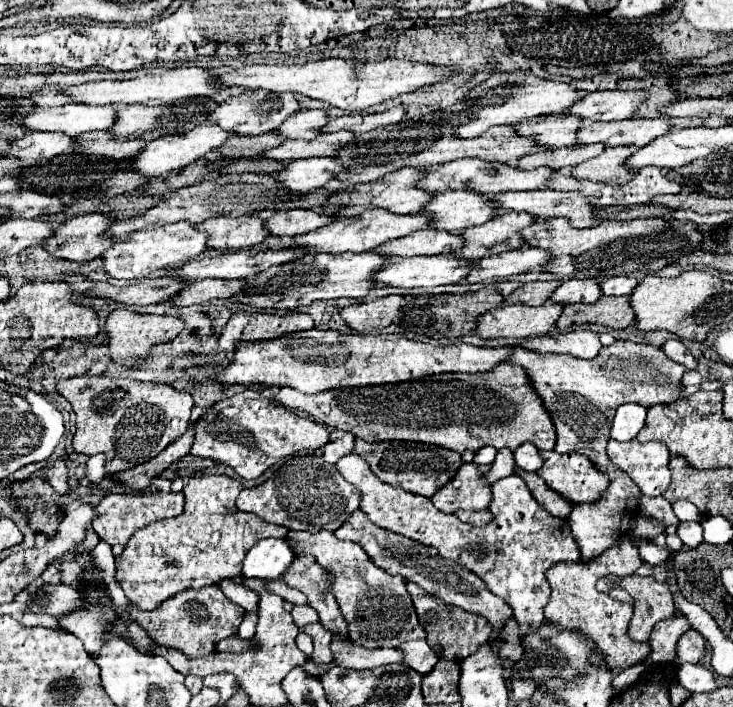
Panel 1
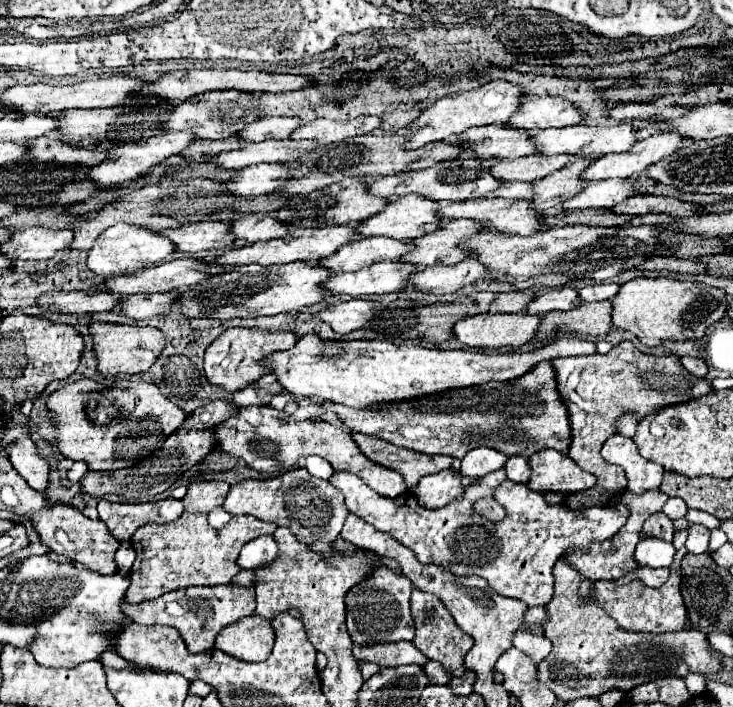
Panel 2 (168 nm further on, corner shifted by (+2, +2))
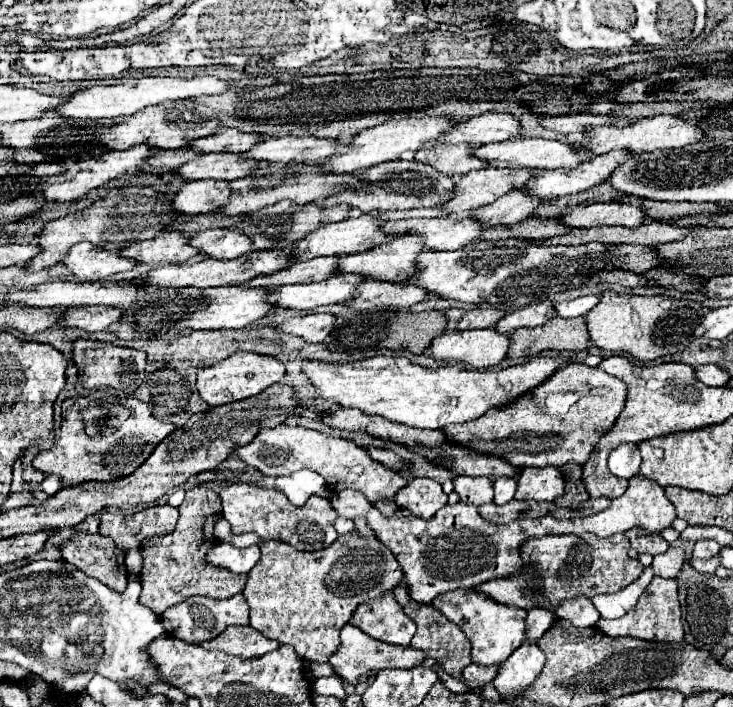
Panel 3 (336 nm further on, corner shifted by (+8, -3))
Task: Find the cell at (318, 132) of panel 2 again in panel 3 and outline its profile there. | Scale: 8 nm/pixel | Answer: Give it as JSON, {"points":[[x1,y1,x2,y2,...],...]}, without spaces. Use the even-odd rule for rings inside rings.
{"points":[[280,136,266,138,258,142,252,150,246,152,246,158,268,160,268,162,324,162,334,154,334,138,318,138,318,136]]}

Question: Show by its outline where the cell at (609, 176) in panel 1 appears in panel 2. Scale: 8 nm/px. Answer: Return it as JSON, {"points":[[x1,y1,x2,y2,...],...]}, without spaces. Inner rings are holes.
{"points":[[578,159,568,167,562,167,554,173,550,173,544,179,538,179,534,183,534,197,532,197,532,207,536,213,544,213,562,201,574,197,582,189,580,173,592,163,592,159]]}

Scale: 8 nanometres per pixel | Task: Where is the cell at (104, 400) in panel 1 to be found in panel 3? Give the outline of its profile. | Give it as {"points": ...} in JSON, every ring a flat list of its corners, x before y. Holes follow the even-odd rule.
{"points":[[104,390,104,392,94,392,90,396,70,396,62,402,62,424,60,424,58,438,54,440,52,448,38,452,32,466,46,474,58,474,64,486,74,486,88,480,110,482,110,480,132,474,140,464,144,464,146,458,152,454,152,450,174,428,176,428,174,424,158,420,152,414,152,408,146,402,134,398,132,394,124,396,124,394,116,394,114,390]]}

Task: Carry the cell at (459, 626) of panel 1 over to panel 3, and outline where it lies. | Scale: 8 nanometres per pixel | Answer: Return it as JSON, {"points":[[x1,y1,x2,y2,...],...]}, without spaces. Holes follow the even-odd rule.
{"points":[[398,585,393,589,393,594,398,603,404,608,404,612,416,622,418,630,412,638,412,648,426,652,428,658,434,658,436,662,442,664,442,668,452,676,452,678,460,678,462,676,462,668,470,664,470,642,466,638,466,634,450,620,446,620,446,616,442,616,442,612,438,612,436,608,430,608,428,604,418,604,412,602,406,587]]}

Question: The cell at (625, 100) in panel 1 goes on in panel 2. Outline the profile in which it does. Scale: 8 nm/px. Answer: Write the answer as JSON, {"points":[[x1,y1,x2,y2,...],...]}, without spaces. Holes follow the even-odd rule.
{"points":[[528,97,520,103,520,111,508,119,504,127,538,131,548,127,570,127,582,123,582,113,568,101,558,97]]}

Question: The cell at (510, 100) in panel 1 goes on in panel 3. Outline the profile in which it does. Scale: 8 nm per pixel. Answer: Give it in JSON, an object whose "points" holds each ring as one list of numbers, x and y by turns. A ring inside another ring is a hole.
{"points":[[422,116,422,118,408,118,408,120,388,120,384,124,378,124,374,128,362,130,350,144,350,150,346,154,340,156,332,156,330,160,326,160,322,164,324,172,364,172,370,166,382,164,382,162,390,162,390,160,398,160,402,152,412,150,418,152,422,146,436,142,440,136,452,132,452,128,456,128,460,122,448,116]]}

